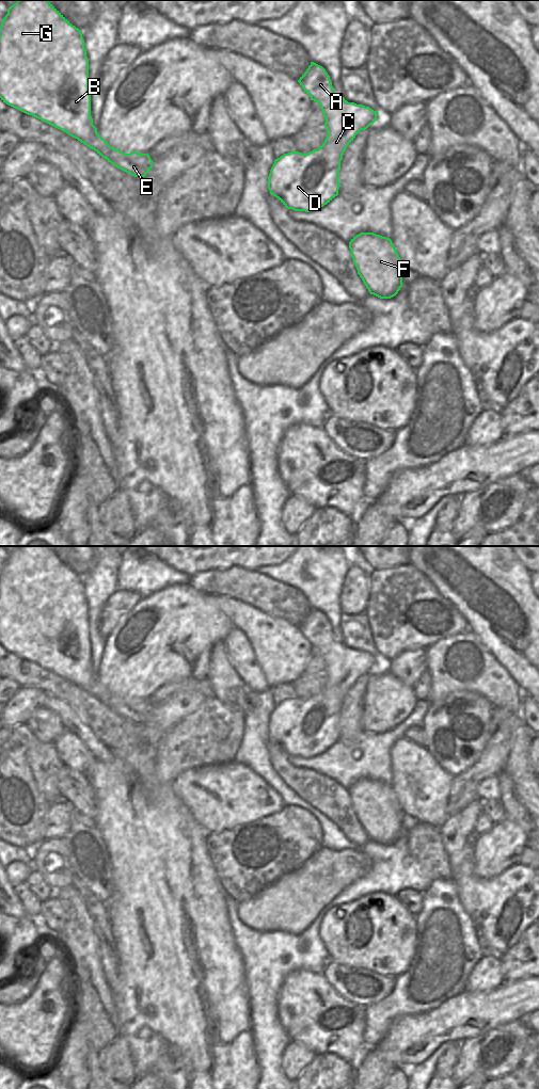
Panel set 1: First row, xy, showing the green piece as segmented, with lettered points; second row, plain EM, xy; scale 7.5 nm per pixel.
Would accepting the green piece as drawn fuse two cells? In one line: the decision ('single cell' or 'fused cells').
single cell

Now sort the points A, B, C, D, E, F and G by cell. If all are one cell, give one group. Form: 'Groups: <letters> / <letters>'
Groups: A B C D E F G.

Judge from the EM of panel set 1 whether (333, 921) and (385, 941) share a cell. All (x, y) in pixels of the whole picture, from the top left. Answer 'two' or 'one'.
one

